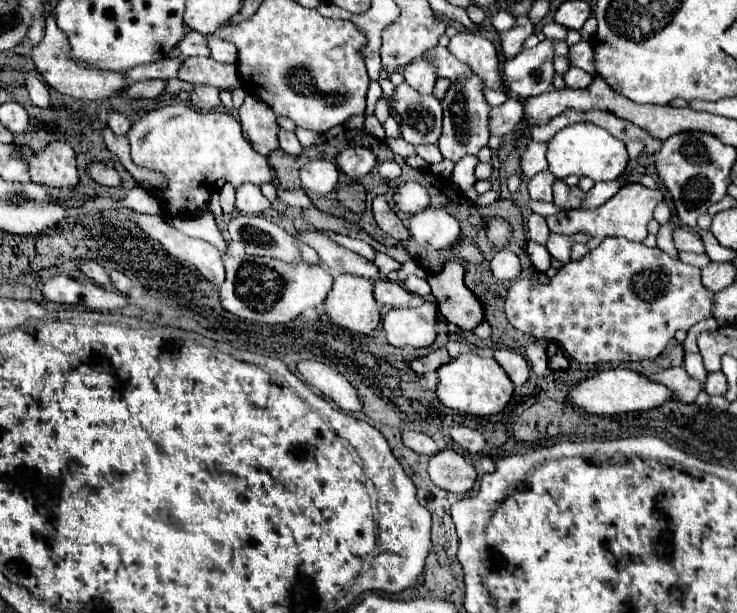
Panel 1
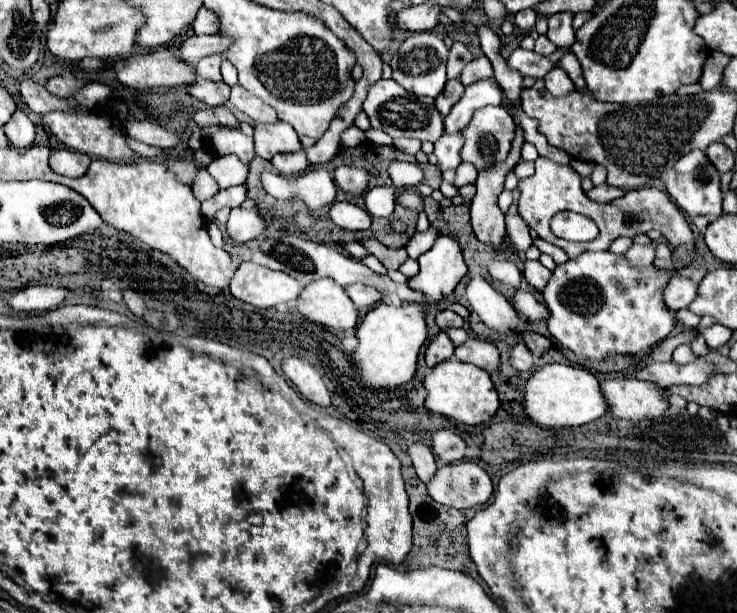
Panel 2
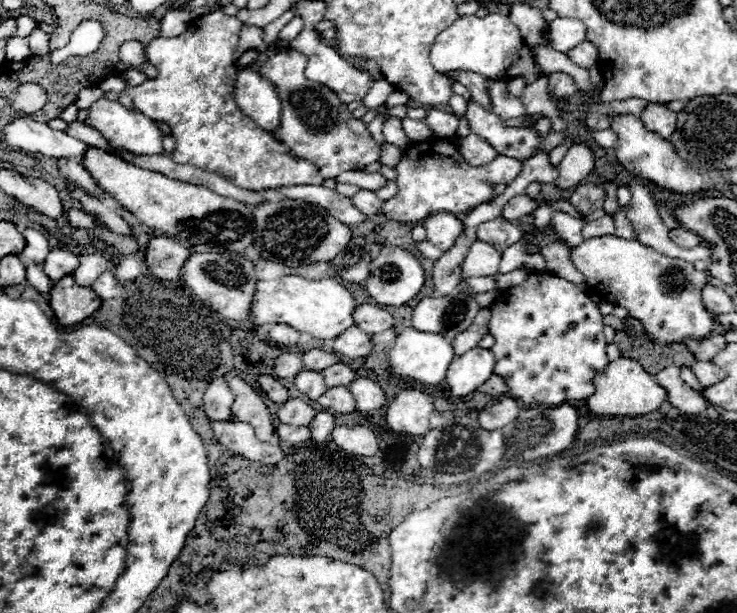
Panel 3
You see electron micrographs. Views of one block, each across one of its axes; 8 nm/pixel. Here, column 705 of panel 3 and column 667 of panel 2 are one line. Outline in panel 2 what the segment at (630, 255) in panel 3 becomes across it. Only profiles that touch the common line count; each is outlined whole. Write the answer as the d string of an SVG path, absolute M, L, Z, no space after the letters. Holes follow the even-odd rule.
M610 250L584 252L556 266L542 290L550 312L546 326L562 346L578 356L602 360L614 354L650 352L678 324L676 314L664 304L664 290L672 274L656 266L630 266L622 254Z

